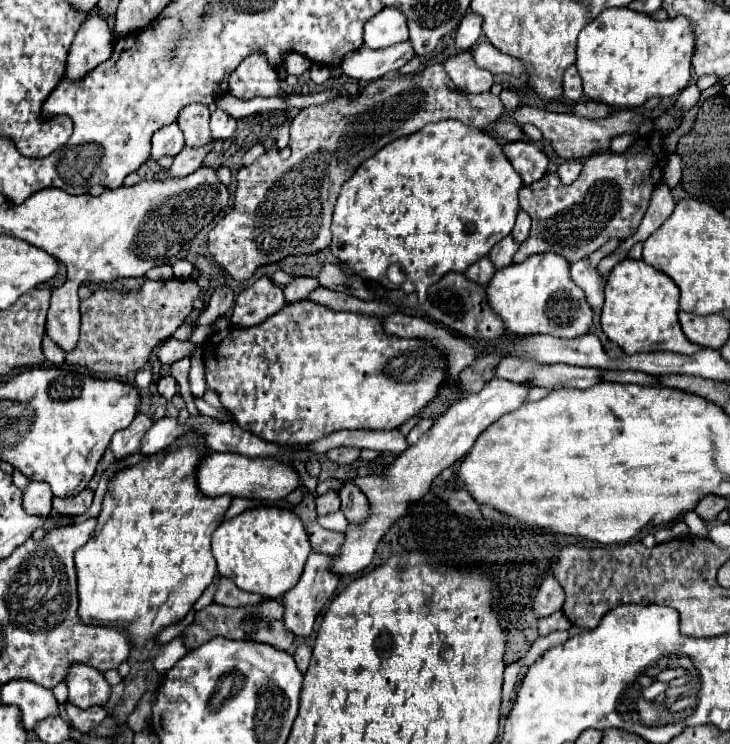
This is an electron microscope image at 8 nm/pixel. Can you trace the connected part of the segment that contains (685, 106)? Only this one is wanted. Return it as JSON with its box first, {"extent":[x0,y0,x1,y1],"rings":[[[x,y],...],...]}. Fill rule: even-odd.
{"extent":[676,83,700,113],"rings":[[[690,83],[676,99],[676,105],[682,109],[682,113],[686,113],[690,107],[694,107],[698,103],[698,97],[700,97],[700,89],[696,83]]]}

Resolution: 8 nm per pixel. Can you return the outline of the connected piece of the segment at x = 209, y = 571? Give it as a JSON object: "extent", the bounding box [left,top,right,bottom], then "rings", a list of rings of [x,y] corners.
{"extent":[74,445,232,645],"rings":[[[180,445],[154,453],[144,461],[116,473],[108,483],[102,501],[98,527],[84,547],[74,555],[78,571],[80,617],[84,623],[128,631],[130,641],[144,645],[164,627],[180,623],[194,601],[216,577],[216,559],[212,555],[212,531],[224,521],[232,497],[206,497],[196,483],[196,467],[210,453],[206,445]]]}

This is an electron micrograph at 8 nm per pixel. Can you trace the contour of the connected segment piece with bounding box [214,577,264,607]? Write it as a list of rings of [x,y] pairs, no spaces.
[[[220,579],[216,593],[214,593],[214,601],[220,605],[228,605],[228,607],[242,607],[248,603],[258,603],[264,601],[264,597],[256,595],[256,593],[248,593],[236,587],[236,583],[232,583],[230,579]]]

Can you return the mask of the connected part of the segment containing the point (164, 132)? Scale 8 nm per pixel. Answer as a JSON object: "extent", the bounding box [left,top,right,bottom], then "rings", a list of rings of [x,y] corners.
{"extent":[152,123,184,159],"rings":[[[176,123],[156,131],[152,137],[152,159],[160,159],[164,155],[176,157],[184,149],[184,135]]]}

